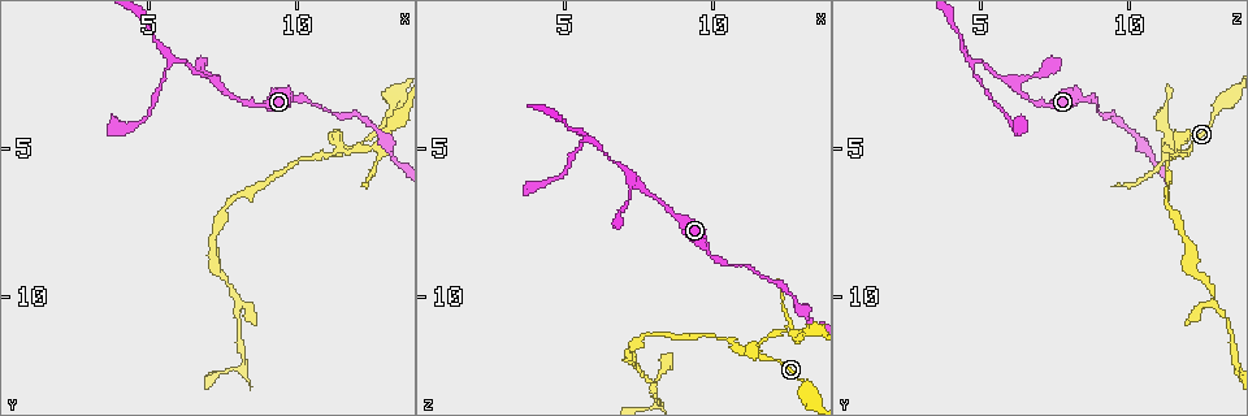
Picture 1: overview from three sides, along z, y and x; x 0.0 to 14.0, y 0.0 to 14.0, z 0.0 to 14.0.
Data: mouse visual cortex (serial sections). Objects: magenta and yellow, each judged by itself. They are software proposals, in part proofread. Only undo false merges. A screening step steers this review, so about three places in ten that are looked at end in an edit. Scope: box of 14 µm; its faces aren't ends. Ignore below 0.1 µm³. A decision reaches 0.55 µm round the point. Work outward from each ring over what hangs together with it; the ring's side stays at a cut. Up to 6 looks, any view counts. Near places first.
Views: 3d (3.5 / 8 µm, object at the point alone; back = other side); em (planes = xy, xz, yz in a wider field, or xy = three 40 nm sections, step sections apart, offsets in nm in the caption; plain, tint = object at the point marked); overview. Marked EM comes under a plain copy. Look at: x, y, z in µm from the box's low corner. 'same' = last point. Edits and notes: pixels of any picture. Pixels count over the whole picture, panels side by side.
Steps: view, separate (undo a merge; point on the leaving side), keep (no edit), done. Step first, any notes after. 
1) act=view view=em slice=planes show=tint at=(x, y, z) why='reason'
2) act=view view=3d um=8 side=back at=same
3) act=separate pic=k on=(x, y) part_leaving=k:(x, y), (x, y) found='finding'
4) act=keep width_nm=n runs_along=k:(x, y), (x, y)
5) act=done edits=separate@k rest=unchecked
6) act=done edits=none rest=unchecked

act=view view=3d um=3.5 at=(11.5, 5.1, 12.0) why='sharp bend'

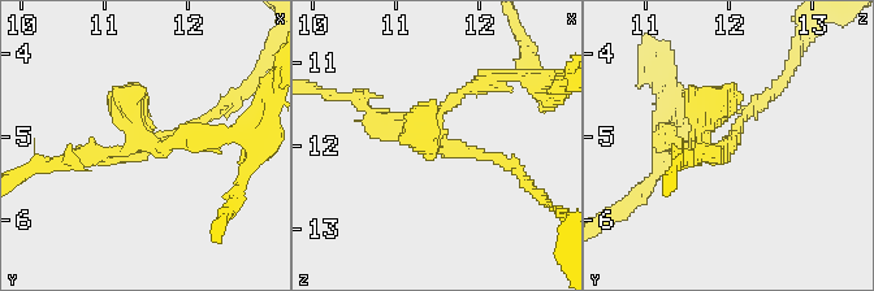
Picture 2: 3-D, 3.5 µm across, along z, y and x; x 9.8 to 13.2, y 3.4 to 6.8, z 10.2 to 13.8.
act=view view=em slice=xy step=5 show=tint at=(11.60, 5.05, 12.00) why='now the EM'

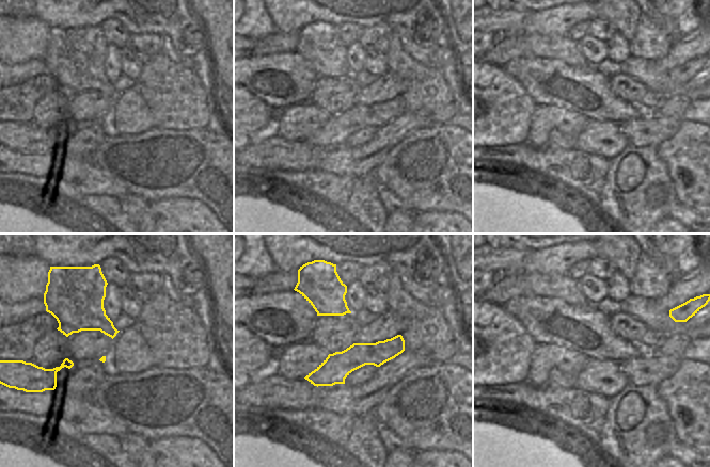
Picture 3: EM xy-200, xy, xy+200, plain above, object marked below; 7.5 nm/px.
act=keep runs_along=2:(516, 170), (412, 140), (368, 113) found='continuous, no second cell'

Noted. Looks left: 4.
act=view view=3d um=3.5 side=back at=(7.5, 9.3, 12.3) why='sharp bend'

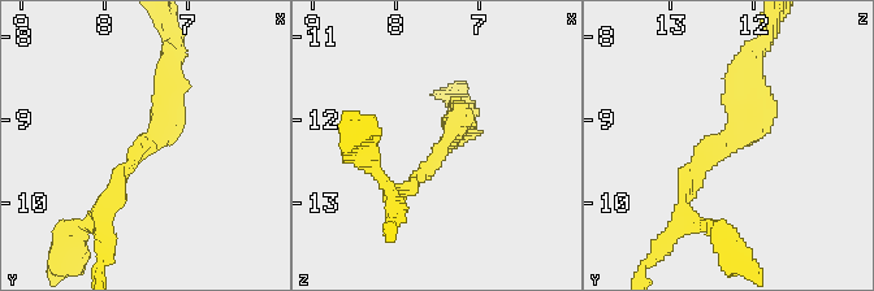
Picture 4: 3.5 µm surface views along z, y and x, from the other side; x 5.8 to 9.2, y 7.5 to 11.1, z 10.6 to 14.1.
act=view view=em slice=planes show=tint at=(7.45, 9.30, 12.30) arm_widths_nm=150,300

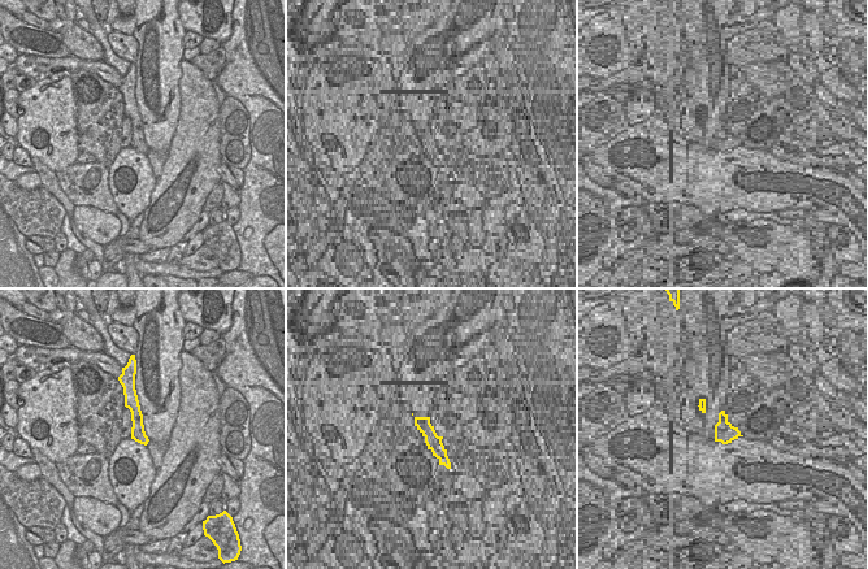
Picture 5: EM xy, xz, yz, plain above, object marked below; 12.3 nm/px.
act=keep width_nm=180 runs_along=5:(131, 394), (138, 434), (144, 441) found='one cell here'

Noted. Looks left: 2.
act=done edits=none rest=unchecked

